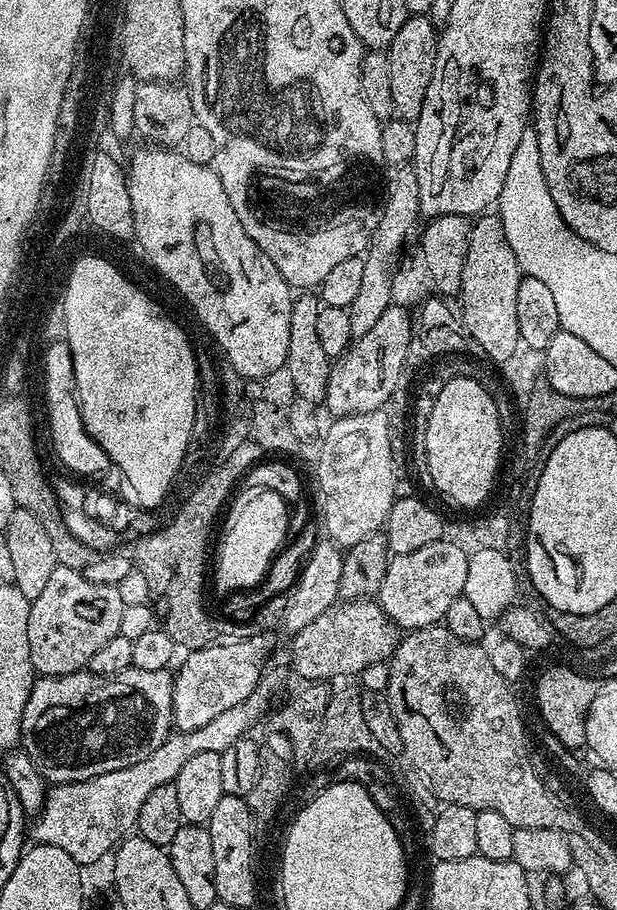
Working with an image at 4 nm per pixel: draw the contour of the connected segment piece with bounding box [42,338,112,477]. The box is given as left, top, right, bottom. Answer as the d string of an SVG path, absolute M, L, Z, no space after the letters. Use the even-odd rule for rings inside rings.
M51 339L42 354L42 404L45 413L48 412L48 430L52 446L59 460L73 475L92 476L111 469L109 456L88 431L82 422L79 400L76 397L77 379L74 378L73 355L67 339Z

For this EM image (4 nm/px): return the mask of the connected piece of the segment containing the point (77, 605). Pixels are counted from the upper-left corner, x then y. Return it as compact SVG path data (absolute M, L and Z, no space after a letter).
M58 566L54 574L50 574L42 594L28 605L26 642L30 642L33 673L65 676L85 671L94 654L120 635L124 607L116 585L90 582L83 572Z

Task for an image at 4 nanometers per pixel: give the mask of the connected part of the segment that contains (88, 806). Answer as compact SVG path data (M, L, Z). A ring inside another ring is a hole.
M265 674L257 682L250 698L238 702L238 706L230 706L230 710L225 710L222 714L217 714L201 729L173 731L168 740L162 742L158 750L146 754L142 762L134 762L134 766L126 766L126 770L110 770L110 774L98 774L82 782L49 787L48 794L44 797L44 808L35 817L36 825L33 828L31 825L31 839L38 844L49 844L58 846L58 850L66 850L66 854L70 854L70 858L74 858L74 862L81 866L98 863L135 829L138 810L142 810L146 797L153 790L173 783L178 770L182 770L182 766L186 766L186 762L194 758L194 754L222 753L226 746L245 739L251 733L248 731L260 719L263 721L269 715L273 707L272 695L279 688L279 682L271 674Z

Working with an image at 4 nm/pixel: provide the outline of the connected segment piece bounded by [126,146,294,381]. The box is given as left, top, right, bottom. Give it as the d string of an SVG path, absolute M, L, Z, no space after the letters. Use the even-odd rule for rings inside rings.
M164 146L144 147L148 148L138 149L133 154L132 161L127 161L126 164L135 243L140 243L145 258L184 295L185 302L192 304L197 318L204 323L205 330L216 339L217 346L224 351L224 360L228 366L233 367L240 376L249 381L251 379L260 380L263 376L272 376L279 368L281 371L288 363L288 351L290 350L290 310L294 299L293 289L286 282L286 278L282 278L282 274L278 274L278 266L274 266L274 262L270 262L270 258L266 258L264 251L246 234L246 230L242 230L242 222L238 222L238 214L234 214L234 206L230 206L230 198L226 198L226 190L222 190L222 182L218 178L218 174L209 165L192 162L180 150L169 150Z

